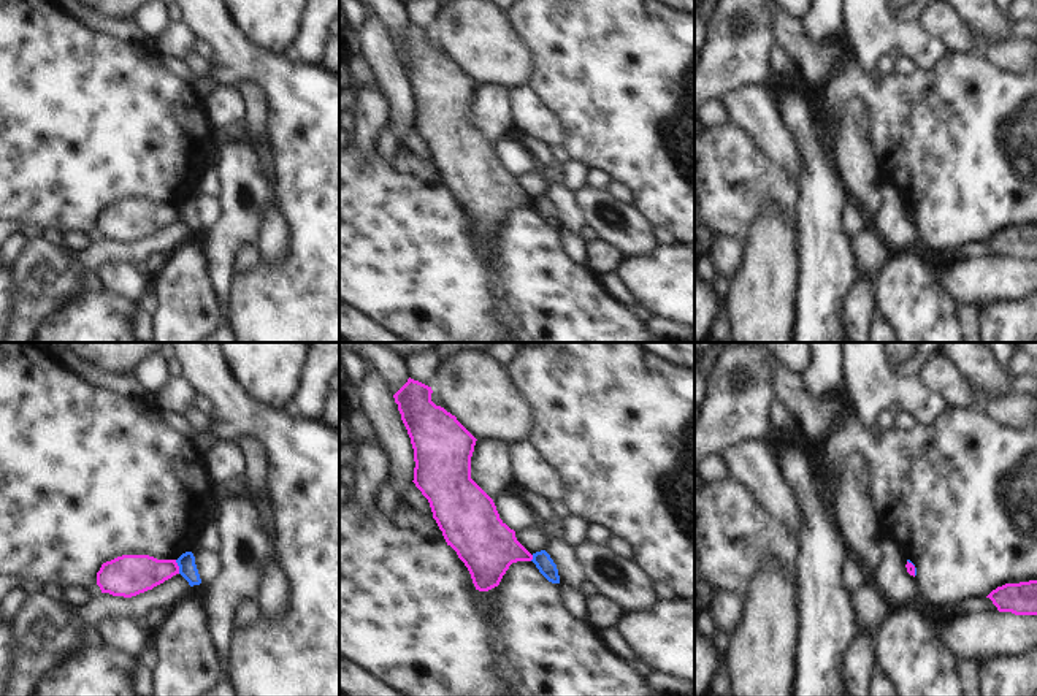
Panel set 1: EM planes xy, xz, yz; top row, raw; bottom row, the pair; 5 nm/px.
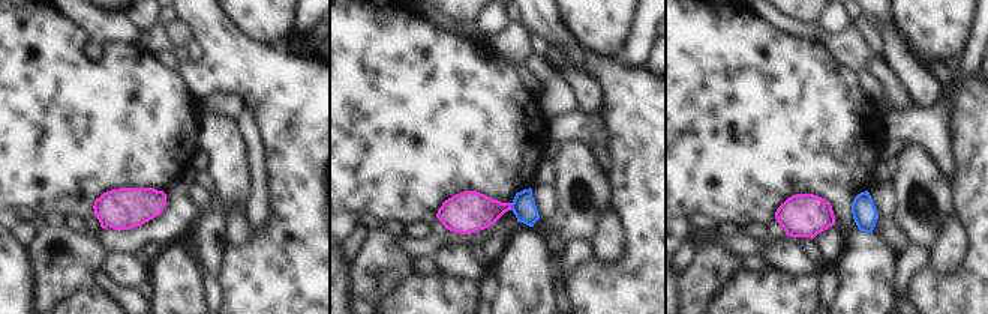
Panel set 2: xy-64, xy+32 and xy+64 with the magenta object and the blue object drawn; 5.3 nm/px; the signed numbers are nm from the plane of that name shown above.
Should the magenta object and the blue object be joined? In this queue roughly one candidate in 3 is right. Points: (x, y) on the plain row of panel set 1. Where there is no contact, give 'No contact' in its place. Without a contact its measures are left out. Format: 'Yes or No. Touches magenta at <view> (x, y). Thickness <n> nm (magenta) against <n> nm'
No. Touches magenta at xy (178, 211). Thickness 200 nm (magenta) against 90 nm.

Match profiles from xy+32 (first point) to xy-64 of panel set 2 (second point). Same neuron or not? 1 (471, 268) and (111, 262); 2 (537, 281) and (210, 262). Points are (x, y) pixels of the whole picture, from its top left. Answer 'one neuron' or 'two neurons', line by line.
1: one neuron
2: two neurons

